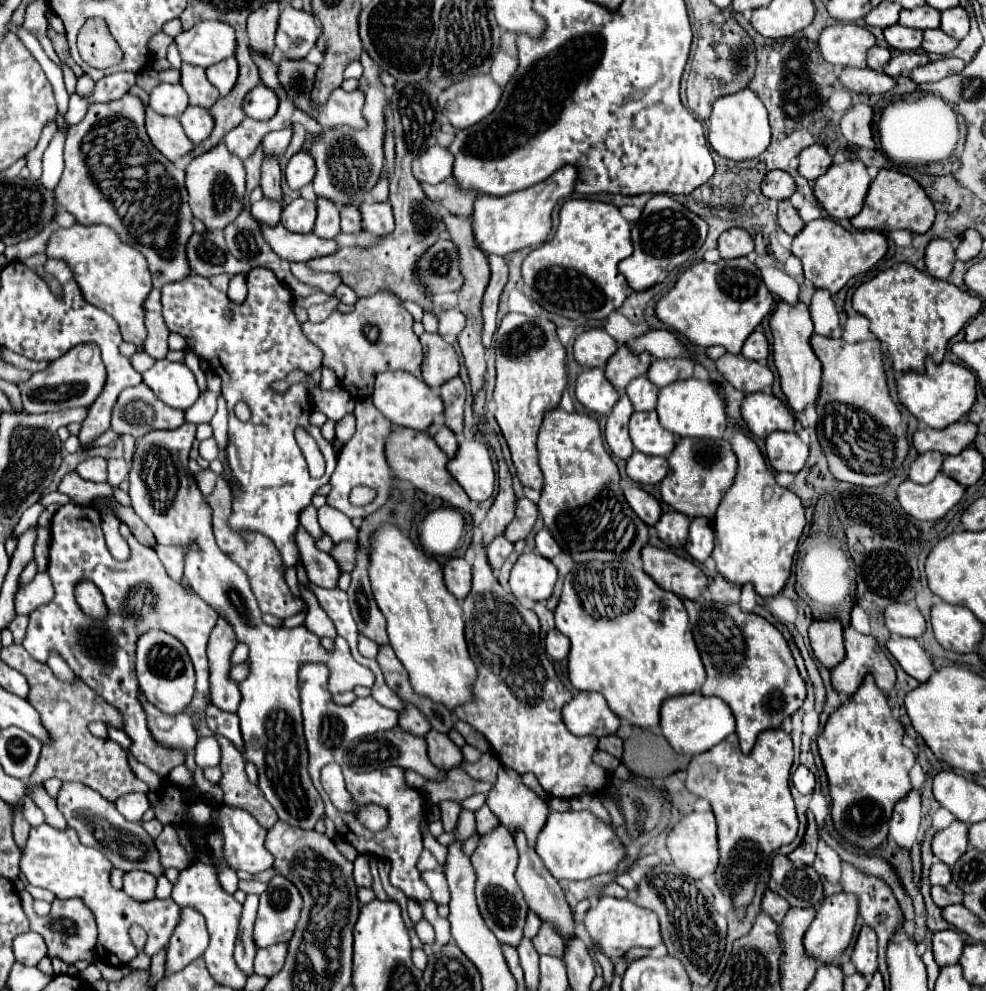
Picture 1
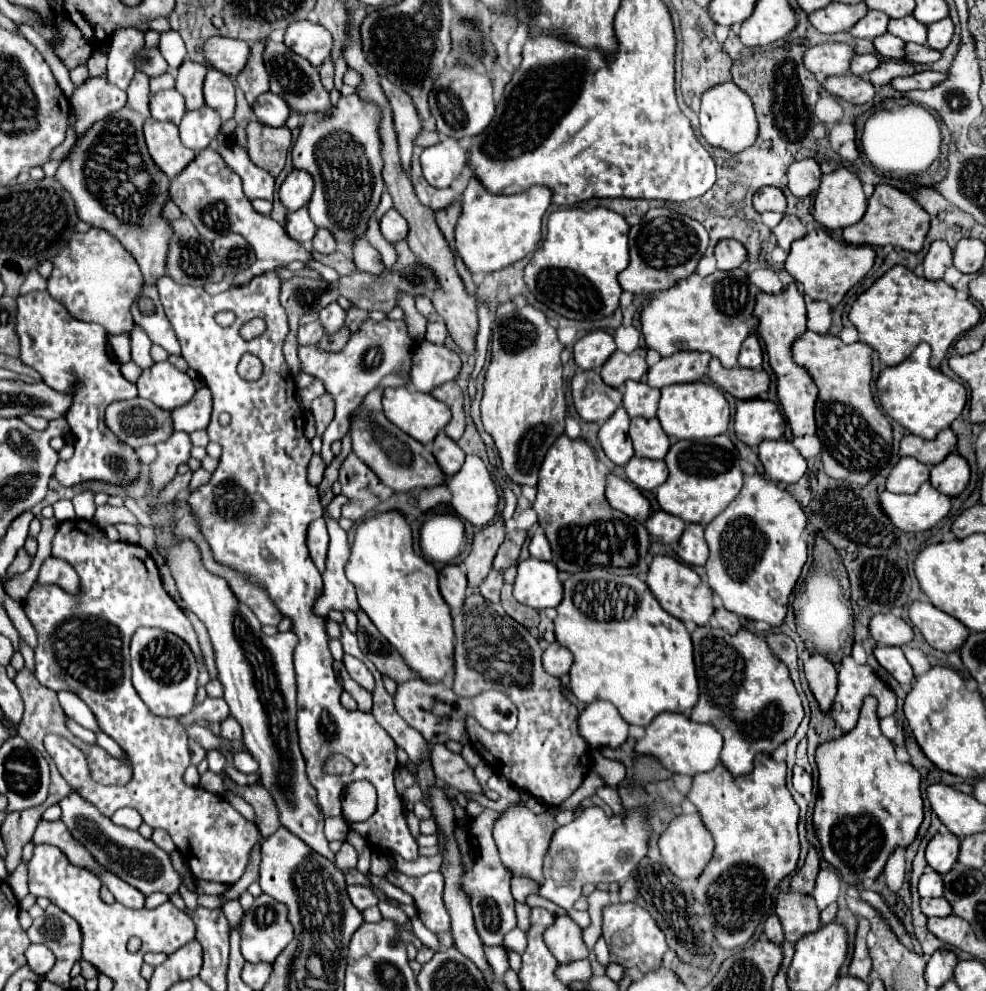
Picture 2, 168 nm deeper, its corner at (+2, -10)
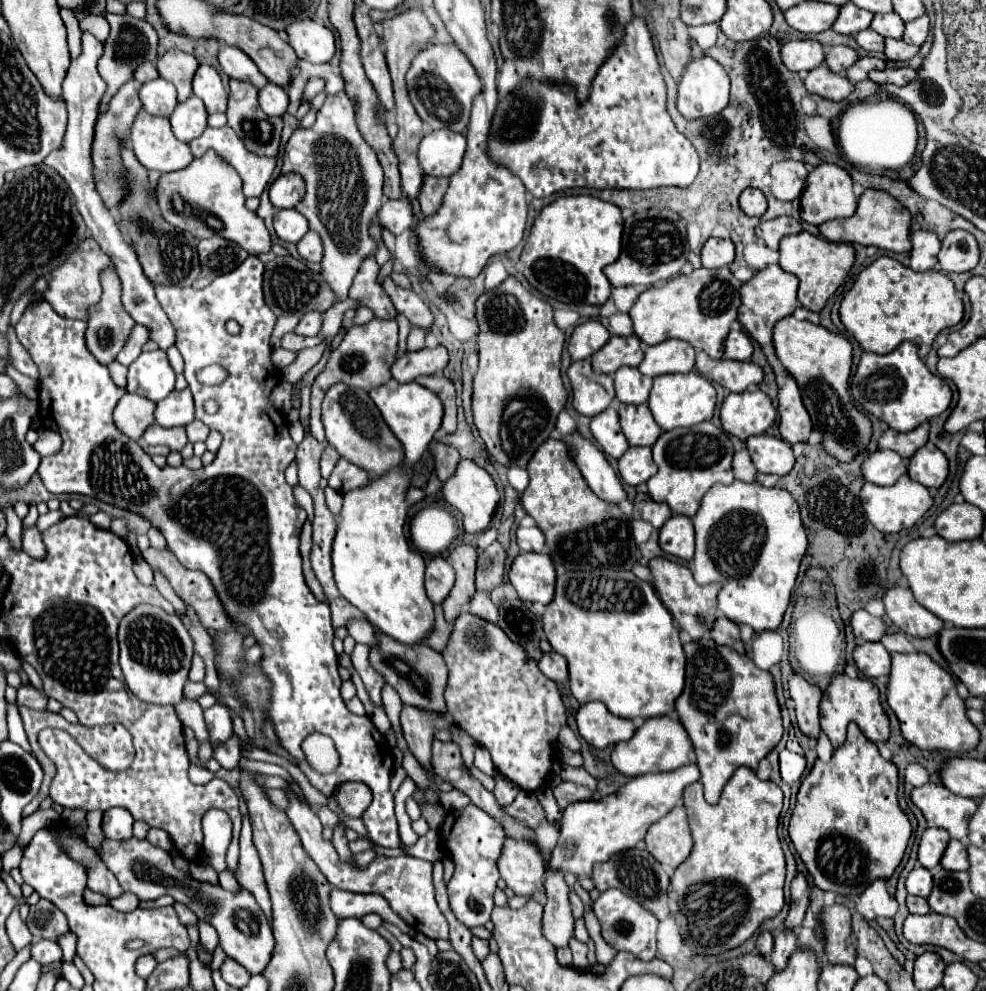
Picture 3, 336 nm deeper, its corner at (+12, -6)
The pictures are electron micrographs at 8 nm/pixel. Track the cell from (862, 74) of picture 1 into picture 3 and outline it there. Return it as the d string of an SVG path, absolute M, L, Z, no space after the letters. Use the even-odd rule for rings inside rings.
M820 64L818 68L810 70L808 76L804 78L804 86L810 94L822 96L826 100L846 100L850 96L850 92L854 90L854 84L846 80L846 76L834 74L830 72L830 68L826 68L826 64Z

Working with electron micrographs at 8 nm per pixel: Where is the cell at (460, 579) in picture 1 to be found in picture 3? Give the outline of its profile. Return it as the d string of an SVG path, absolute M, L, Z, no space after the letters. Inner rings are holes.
M434 556L426 566L426 592L432 604L442 604L454 584L454 568L446 558Z

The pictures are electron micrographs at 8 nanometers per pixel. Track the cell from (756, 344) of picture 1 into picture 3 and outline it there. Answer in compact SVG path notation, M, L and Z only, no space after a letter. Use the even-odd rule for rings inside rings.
M730 330L728 338L726 338L726 350L724 350L726 358L750 360L752 350L754 350L754 344L744 330Z

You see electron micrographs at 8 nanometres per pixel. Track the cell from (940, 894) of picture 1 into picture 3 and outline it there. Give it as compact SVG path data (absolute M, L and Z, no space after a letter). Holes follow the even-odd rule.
M908 894L906 904L908 904L908 910L910 910L912 914L928 914L928 912L930 912L926 898L920 898L920 896L912 896L912 894Z

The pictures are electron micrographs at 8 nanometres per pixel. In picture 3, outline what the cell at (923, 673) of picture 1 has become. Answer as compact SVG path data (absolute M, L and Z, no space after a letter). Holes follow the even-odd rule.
M862 642L856 646L854 662L858 670L870 678L888 676L890 672L890 654L880 642Z

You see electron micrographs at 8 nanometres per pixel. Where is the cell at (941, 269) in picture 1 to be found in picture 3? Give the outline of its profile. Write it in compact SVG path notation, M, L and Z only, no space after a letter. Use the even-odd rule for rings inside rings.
M918 230L912 234L912 250L910 250L910 268L916 272L930 270L938 264L936 256L940 250L940 240L934 232Z

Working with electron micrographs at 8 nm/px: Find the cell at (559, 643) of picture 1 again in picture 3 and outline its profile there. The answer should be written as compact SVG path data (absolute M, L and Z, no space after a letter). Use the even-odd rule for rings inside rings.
M556 652L544 654L542 660L538 662L538 668L542 670L542 674L546 674L554 682L566 682L568 680L568 664L566 664L564 656L560 656Z

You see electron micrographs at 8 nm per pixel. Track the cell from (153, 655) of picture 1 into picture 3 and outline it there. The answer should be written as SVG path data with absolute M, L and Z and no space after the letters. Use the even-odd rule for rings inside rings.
M138 604L120 620L118 642L120 666L134 696L156 704L178 704L182 700L182 688L194 656L194 642L176 614L168 614L152 604Z

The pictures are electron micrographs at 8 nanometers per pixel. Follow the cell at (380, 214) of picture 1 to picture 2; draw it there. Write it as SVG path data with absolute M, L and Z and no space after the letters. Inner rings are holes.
M392 208L392 210L388 210L382 216L382 220L380 220L380 232L382 232L382 236L388 242L398 242L398 240L406 238L408 226L406 226L406 220Z

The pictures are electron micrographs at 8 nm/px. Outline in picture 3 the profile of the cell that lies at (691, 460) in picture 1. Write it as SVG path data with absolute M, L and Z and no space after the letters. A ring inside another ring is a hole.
M702 422L692 428L674 428L670 432L662 432L656 444L652 446L654 462L658 464L658 474L648 480L648 494L656 502L666 502L672 514L684 514L692 518L698 512L702 496L718 482L732 484L732 442L728 434L714 426L712 422Z

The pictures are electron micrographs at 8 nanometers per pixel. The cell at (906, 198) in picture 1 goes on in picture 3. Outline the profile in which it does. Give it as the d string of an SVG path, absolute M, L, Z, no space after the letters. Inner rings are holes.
M868 188L860 200L858 210L850 218L836 218L818 226L820 234L830 242L848 242L862 246L878 246L890 252L910 252L910 216L908 210L888 192Z

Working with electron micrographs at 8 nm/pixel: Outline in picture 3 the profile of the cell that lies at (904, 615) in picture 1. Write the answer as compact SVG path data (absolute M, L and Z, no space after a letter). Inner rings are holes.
M856 610L852 614L850 620L852 632L858 640L870 640L870 642L878 642L884 634L886 634L886 624L882 618L876 618L872 614L868 614L866 610Z

